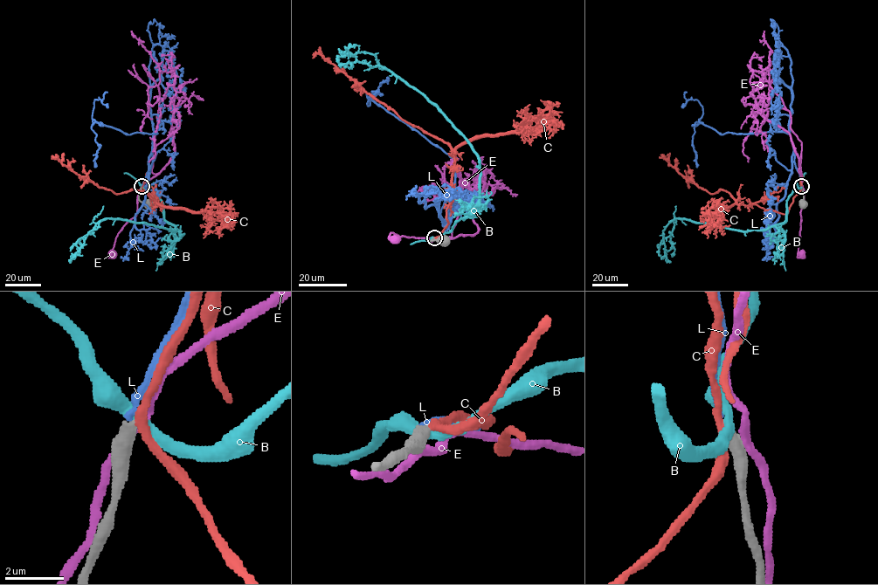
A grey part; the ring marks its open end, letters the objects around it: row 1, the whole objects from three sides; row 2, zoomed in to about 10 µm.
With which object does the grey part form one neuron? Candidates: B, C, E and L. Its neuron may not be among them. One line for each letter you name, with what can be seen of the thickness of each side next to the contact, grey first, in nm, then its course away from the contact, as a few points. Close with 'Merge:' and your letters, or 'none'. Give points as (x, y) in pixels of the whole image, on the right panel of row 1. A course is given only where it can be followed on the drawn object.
L: calibres 440 and 170 nm; course (801, 186), (794, 146), (791, 136), (784, 132), (721, 134), (700, 120), (692, 141), (697, 167)
Merge: L

